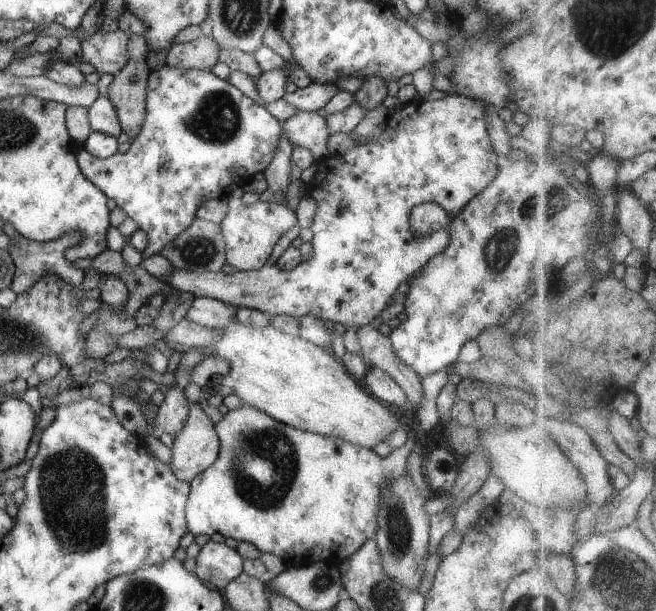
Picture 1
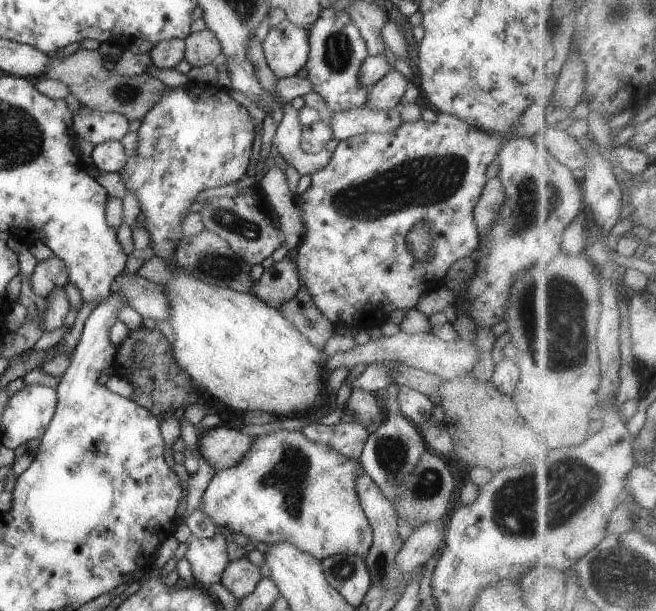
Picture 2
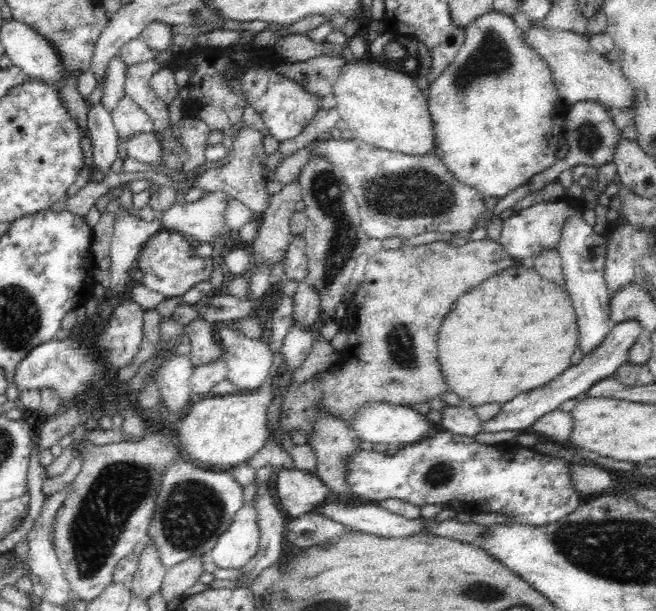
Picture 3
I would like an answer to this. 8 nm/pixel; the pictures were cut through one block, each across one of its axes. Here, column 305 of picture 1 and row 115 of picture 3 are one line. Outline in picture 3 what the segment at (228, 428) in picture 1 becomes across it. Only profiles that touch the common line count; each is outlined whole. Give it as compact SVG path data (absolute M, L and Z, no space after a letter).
M490 10L484 17L478 18L465 29L465 42L456 53L454 61L432 82L428 85L429 94L427 96L429 111L434 127L435 146L434 154L441 160L446 168L452 173L452 176L460 184L471 186L484 194L484 196L495 196L496 198L504 198L508 193L512 192L518 186L526 184L541 170L546 170L554 164L557 159L558 143L564 138L564 121L562 120L566 112L559 112L558 106L555 104L559 100L559 94L552 77L552 72L546 62L542 61L542 57L536 54L534 49L526 45L524 38L524 30L520 29L512 21L512 16L500 14Z

